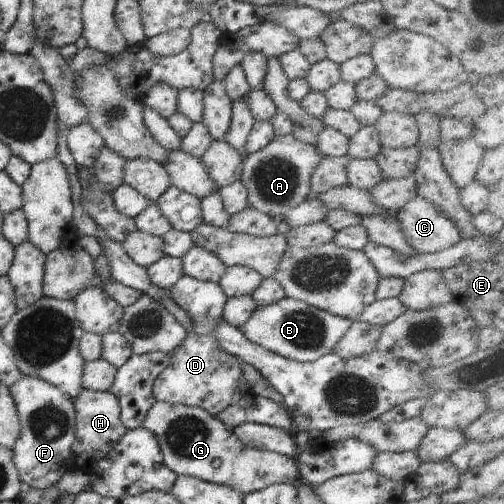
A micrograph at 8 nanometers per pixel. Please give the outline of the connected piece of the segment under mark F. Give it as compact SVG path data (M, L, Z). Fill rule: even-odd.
M22 375L22 378L14 384L14 386L10 387L10 394L12 394L12 398L14 398L14 402L16 403L16 408L18 412L18 418L20 422L20 436L16 439L14 443L14 448L12 448L13 452L13 461L18 470L18 476L23 485L29 488L38 488L41 490L48 490L48 488L52 488L59 480L66 474L66 472L70 472L70 470L74 470L74 466L72 464L72 460L70 457L72 456L71 446L75 439L75 401L72 400L72 397L69 397L67 394L64 394L62 390L56 388L56 386L52 386L52 384L48 384L48 382L44 382L42 378L34 378L34 376L30 375Z

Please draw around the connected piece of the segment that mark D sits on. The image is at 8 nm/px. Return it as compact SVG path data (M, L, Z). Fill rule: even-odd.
M186 274L182 275L182 278L174 284L170 291L170 296L191 319L192 331L186 332L186 338L182 344L178 344L178 348L175 348L170 352L170 366L163 370L160 376L156 377L153 384L153 393L158 401L167 403L176 403L179 405L190 405L193 407L200 407L209 412L212 415L226 410L228 406L236 404L243 396L246 396L251 392L251 388L244 379L242 374L243 361L240 358L236 358L222 350L218 346L218 340L216 340L216 334L214 334L214 328L218 322L224 322L223 310L224 304L226 304L227 296L222 292L220 284L214 284L213 282L200 282L196 278L192 278Z

